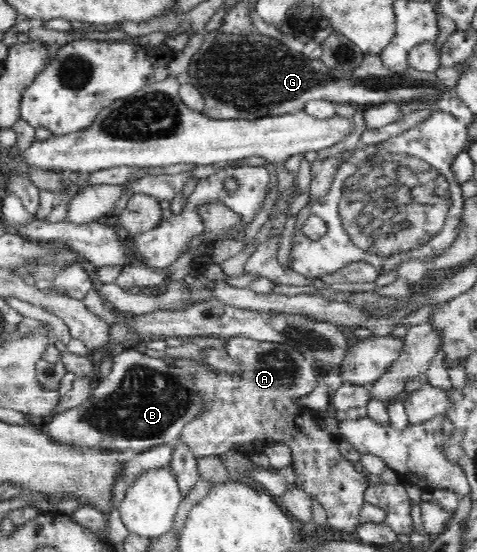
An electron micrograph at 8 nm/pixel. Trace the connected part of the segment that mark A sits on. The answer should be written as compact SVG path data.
M232 337L226 343L226 351L244 366L242 377L238 377L216 368L210 369L205 363L170 357L164 351L148 349L143 343L136 347L146 356L172 359L170 366L196 374L200 393L206 398L205 413L190 421L179 436L179 441L196 457L220 455L232 448L263 460L266 448L282 442L292 452L290 465L296 474L295 483L322 505L327 513L329 532L356 534L370 483L365 474L355 470L354 464L340 454L338 443L341 437L322 431L313 419L312 410L298 403L314 390L320 379L312 360L283 343Z

